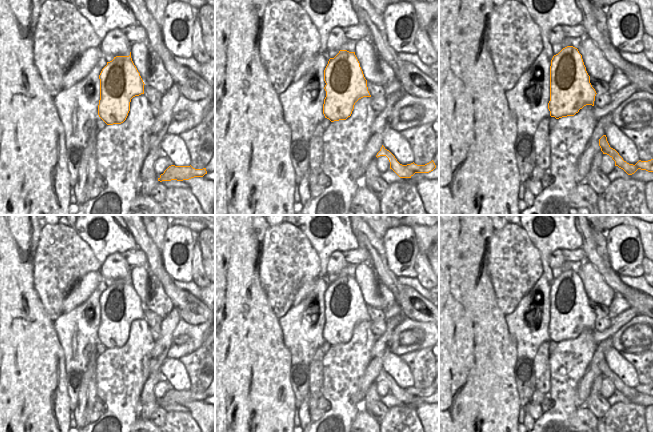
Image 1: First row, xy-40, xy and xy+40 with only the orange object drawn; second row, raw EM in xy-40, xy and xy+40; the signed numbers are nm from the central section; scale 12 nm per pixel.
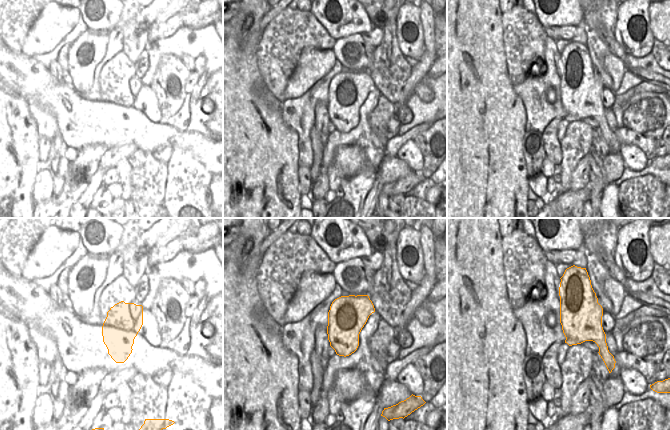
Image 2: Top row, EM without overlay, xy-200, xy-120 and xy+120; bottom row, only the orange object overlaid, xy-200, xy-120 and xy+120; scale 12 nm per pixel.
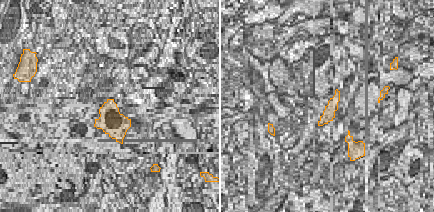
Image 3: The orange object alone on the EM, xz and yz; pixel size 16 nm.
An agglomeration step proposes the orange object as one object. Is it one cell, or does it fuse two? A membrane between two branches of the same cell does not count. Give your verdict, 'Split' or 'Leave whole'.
Split

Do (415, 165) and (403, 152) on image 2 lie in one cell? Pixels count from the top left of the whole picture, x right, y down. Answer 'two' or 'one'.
one

